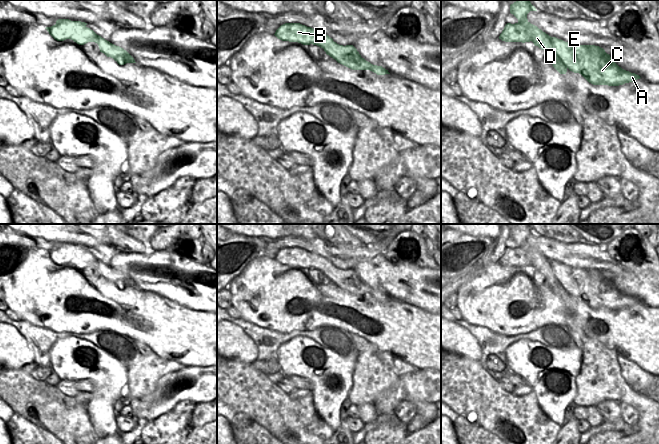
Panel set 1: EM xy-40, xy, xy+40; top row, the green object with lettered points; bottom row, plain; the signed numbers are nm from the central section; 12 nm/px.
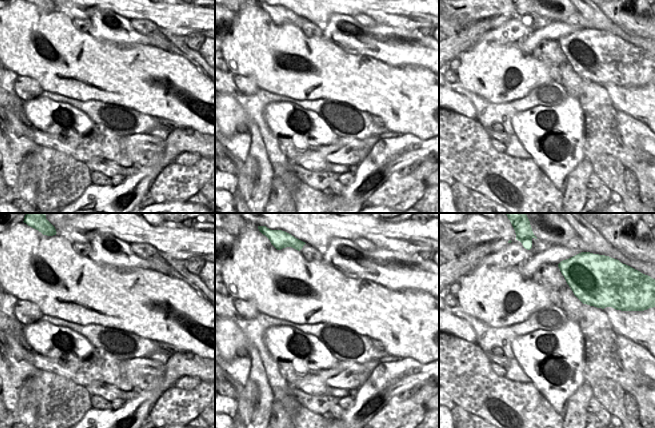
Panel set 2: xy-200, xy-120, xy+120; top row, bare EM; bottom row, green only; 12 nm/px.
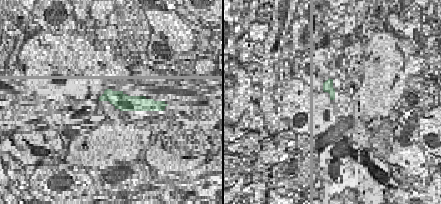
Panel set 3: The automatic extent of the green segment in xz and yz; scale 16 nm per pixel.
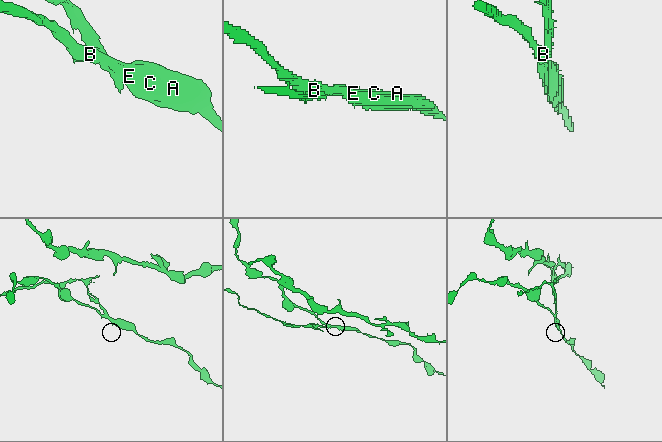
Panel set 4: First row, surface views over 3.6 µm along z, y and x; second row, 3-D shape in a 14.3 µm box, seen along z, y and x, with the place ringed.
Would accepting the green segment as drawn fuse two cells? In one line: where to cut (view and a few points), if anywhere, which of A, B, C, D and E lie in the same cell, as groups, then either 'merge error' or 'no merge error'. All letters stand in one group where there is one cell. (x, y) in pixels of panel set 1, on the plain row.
xy+40 (540, 253), (552, 273), (567, 291) | A B C E / D | merge error

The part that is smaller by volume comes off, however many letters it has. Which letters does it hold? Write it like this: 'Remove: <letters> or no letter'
Remove: D

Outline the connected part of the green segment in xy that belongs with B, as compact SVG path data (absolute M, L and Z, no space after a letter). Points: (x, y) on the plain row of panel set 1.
M285 247L276 254L274 259L282 265L298 266L303 269L319 265L330 281L352 294L370 294L377 299L390 298L382 290L373 289L362 282L353 269L339 269L328 259L300 247Z

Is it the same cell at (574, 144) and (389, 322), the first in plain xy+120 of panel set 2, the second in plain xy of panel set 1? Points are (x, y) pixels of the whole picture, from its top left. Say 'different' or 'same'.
different

